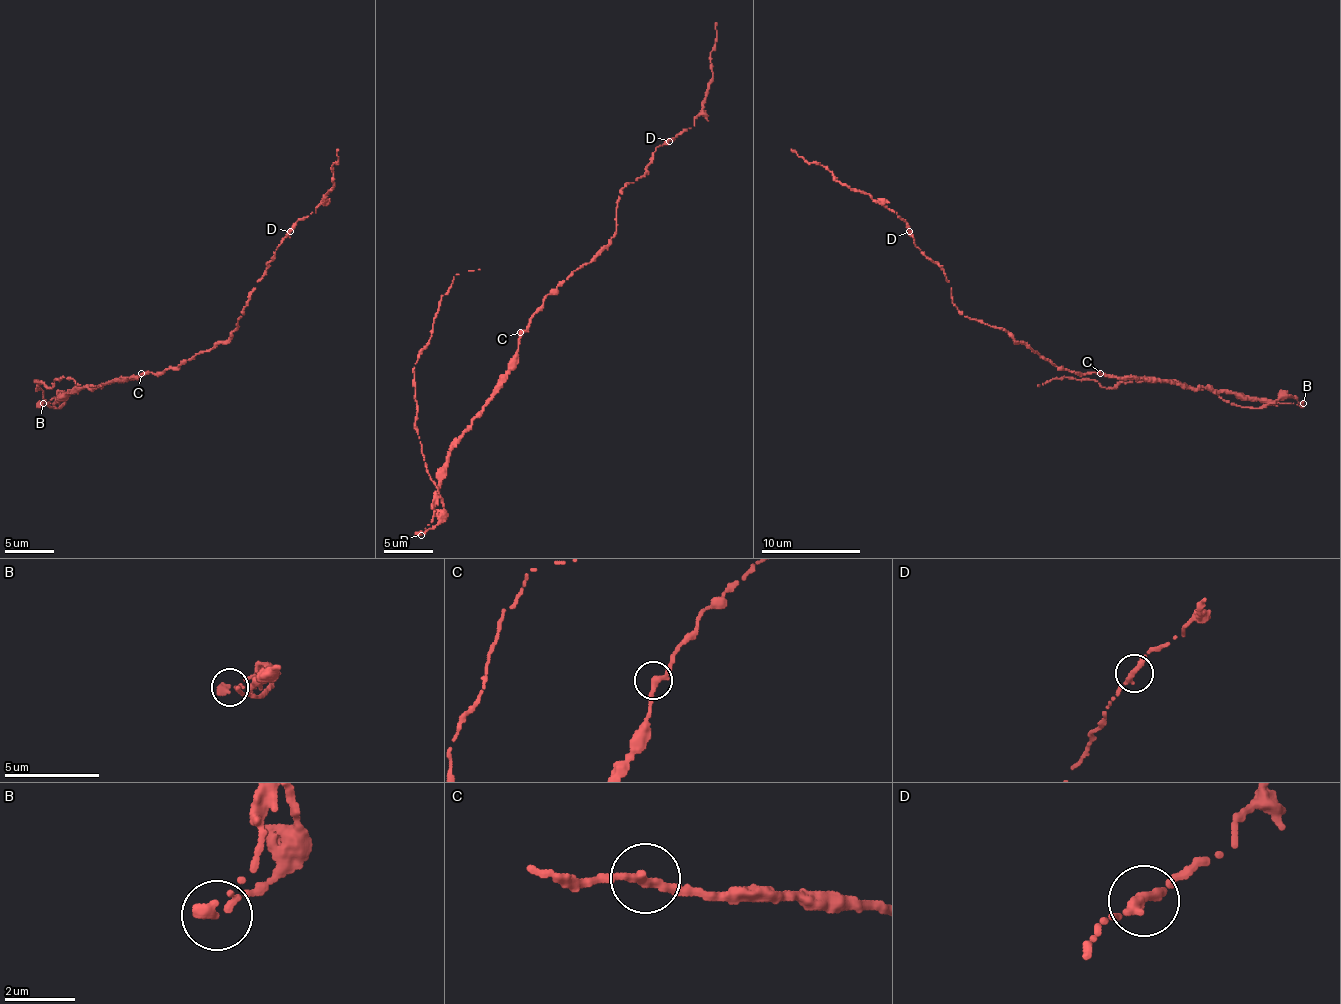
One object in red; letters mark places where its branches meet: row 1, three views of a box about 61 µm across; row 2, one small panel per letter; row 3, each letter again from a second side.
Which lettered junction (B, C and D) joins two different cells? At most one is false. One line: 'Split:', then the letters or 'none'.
Split: B

